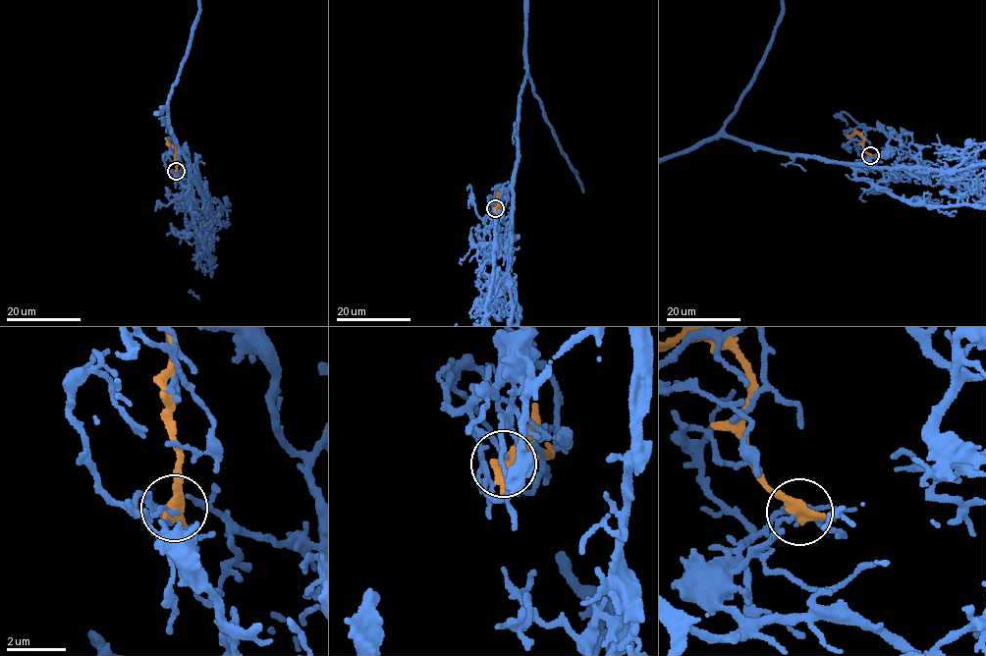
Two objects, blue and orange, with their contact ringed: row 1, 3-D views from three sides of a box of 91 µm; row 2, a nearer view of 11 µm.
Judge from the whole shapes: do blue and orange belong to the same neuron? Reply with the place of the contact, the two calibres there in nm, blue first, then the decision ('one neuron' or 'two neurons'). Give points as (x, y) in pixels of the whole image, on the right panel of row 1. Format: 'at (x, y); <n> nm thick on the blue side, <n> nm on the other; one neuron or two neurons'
at (870, 155); 130 nm thick on the blue side, 440 nm on the other; two neurons

